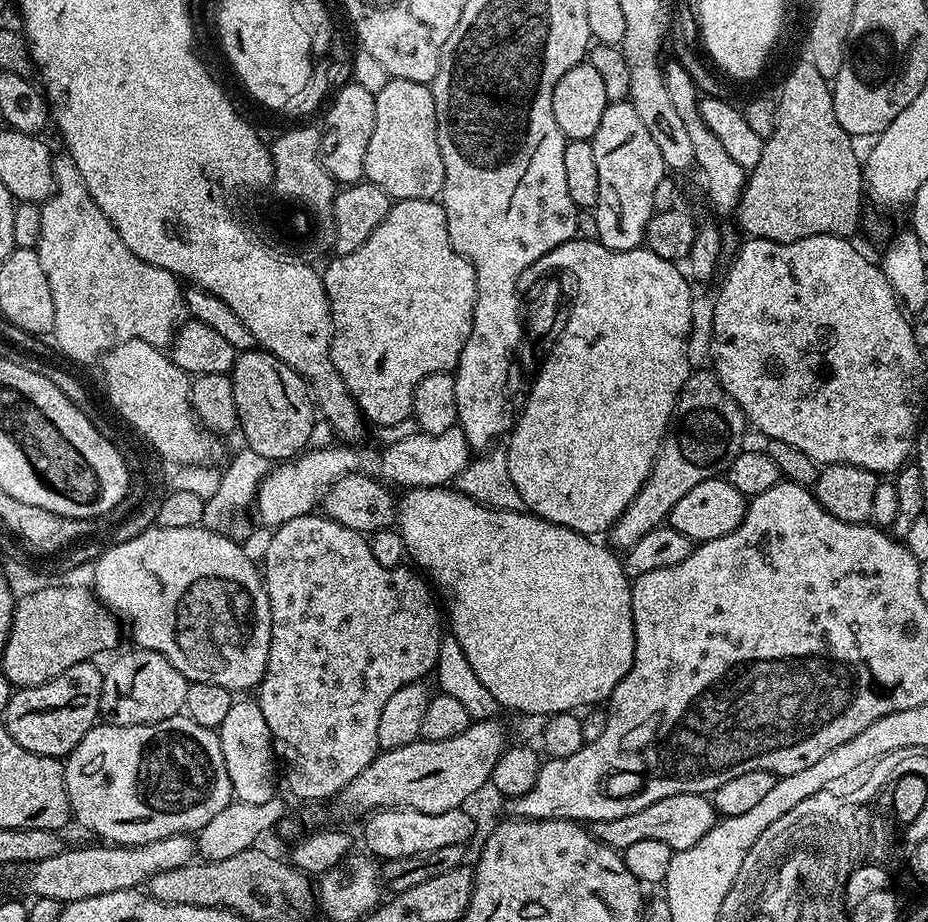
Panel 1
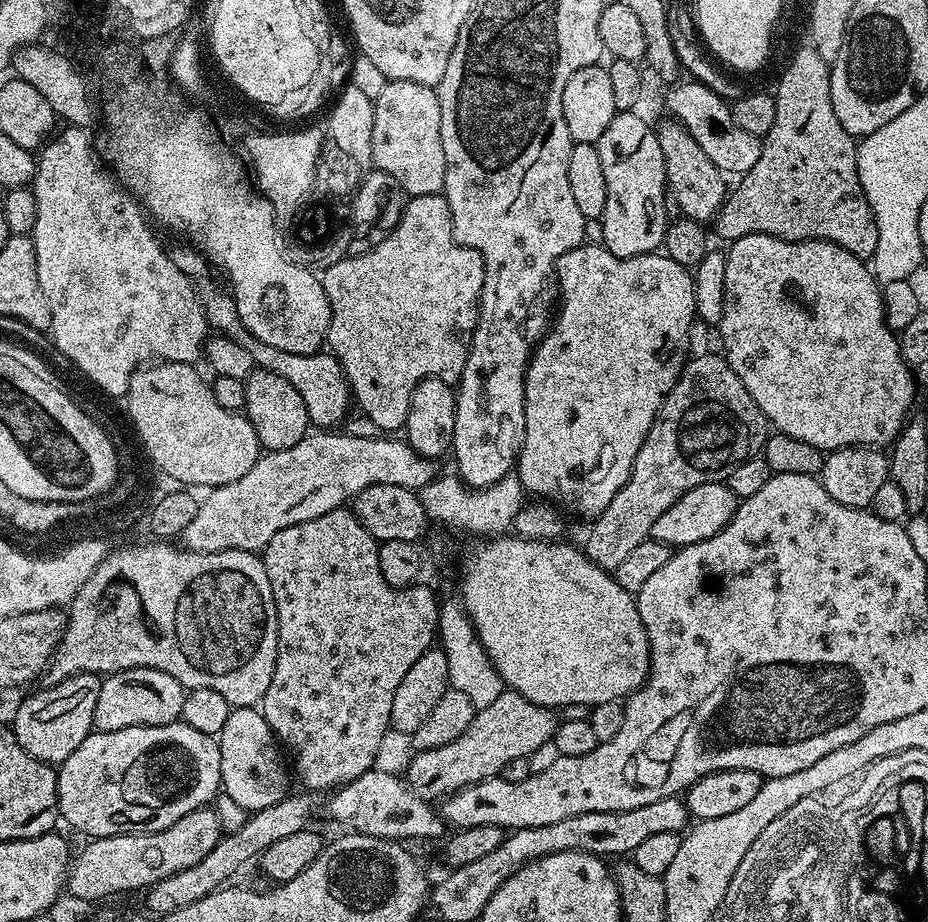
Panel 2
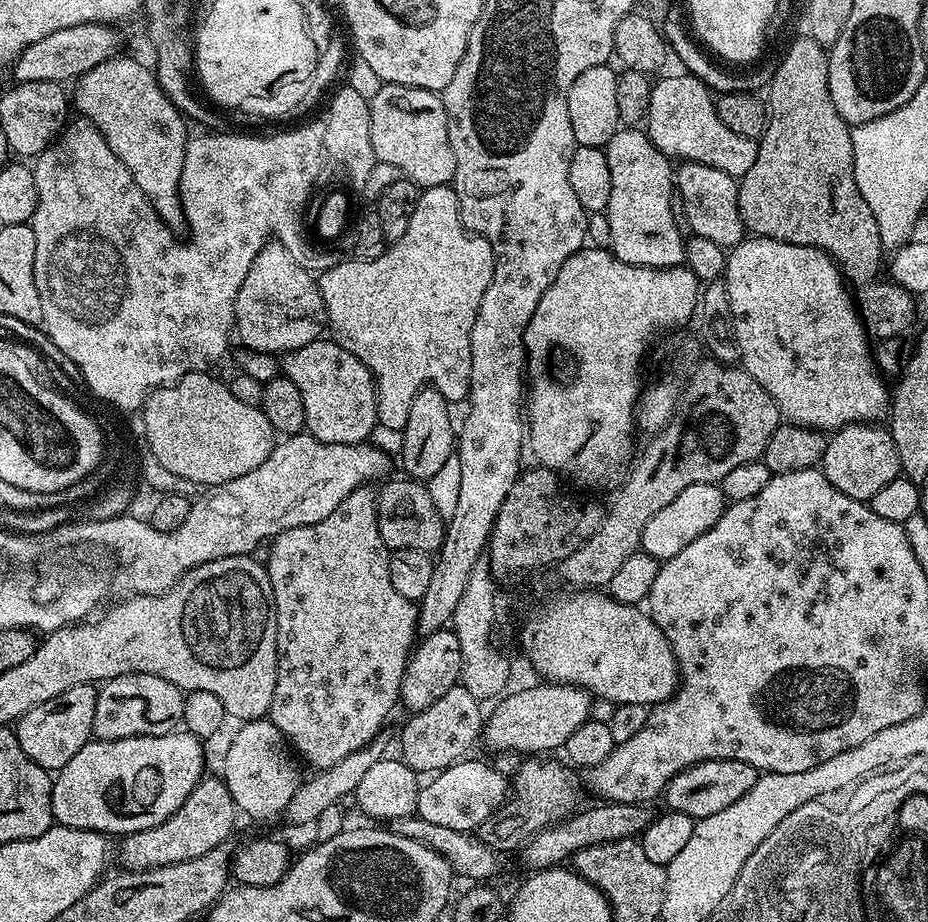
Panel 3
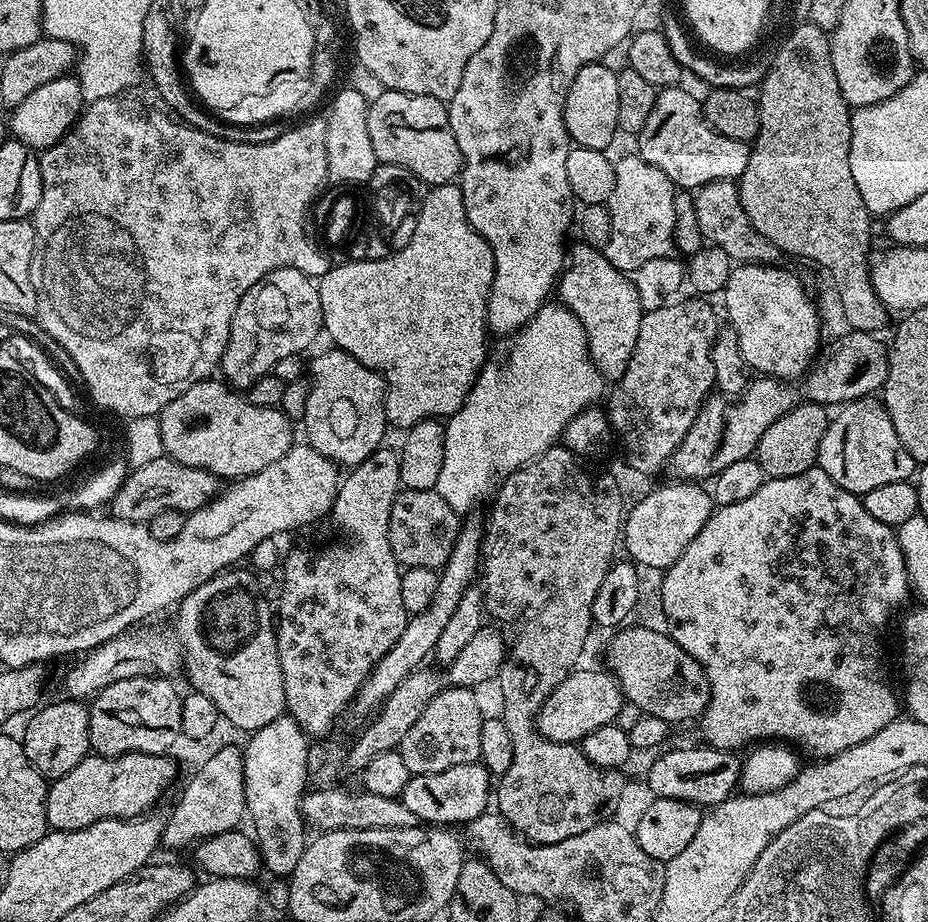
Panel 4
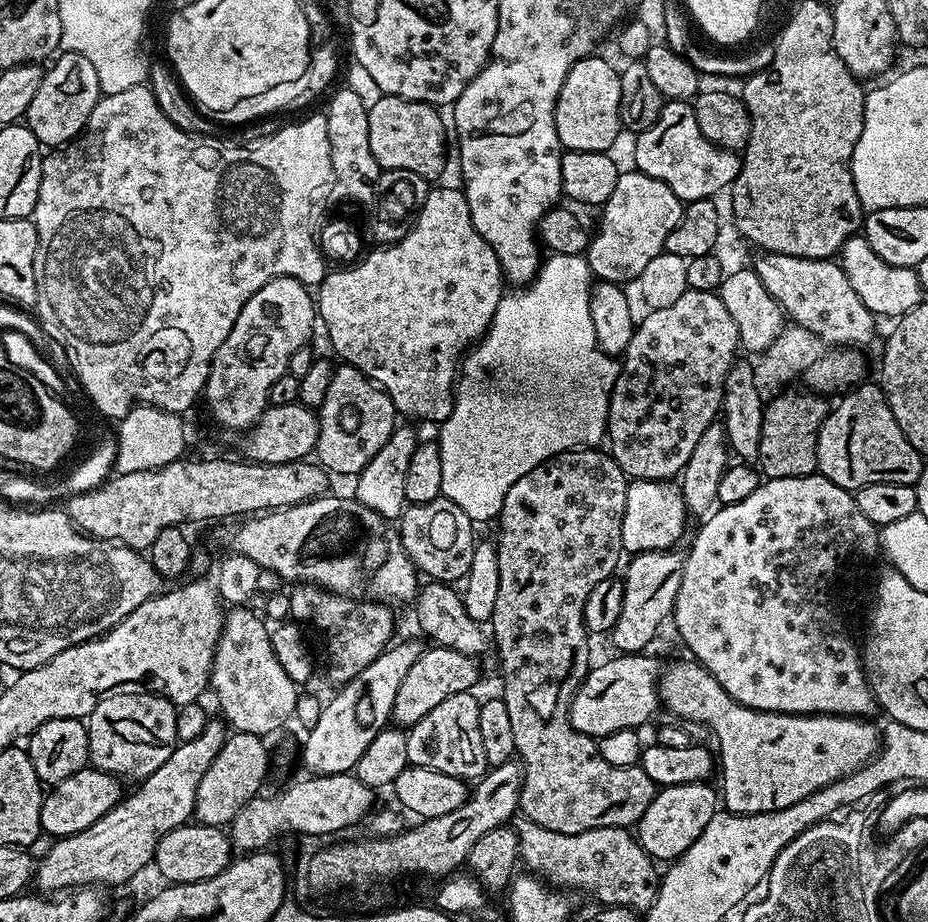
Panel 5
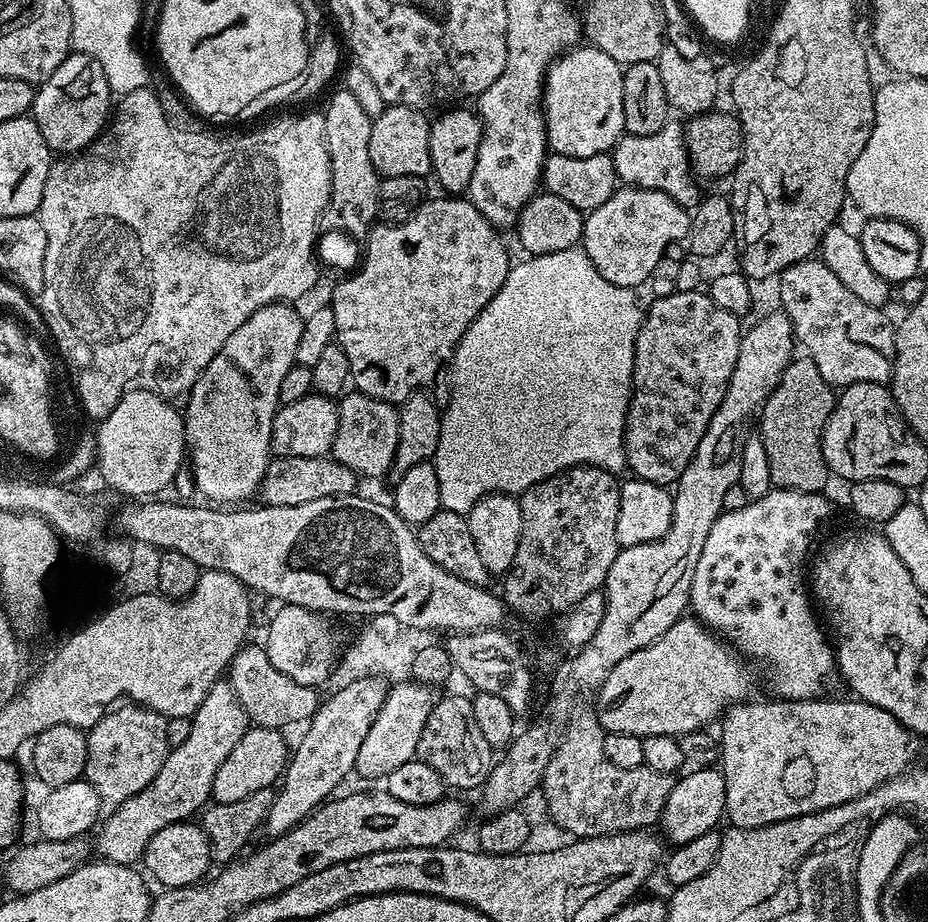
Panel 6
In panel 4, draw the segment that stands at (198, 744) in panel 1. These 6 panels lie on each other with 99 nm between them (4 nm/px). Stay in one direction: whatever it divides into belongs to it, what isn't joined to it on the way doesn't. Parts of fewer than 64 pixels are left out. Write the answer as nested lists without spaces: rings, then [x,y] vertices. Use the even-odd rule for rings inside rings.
[[[131,752],[121,756],[90,754],[70,774],[48,786],[46,818],[49,829],[58,832],[82,830],[99,820],[135,820],[160,800],[160,795],[176,780],[176,764],[168,754]]]

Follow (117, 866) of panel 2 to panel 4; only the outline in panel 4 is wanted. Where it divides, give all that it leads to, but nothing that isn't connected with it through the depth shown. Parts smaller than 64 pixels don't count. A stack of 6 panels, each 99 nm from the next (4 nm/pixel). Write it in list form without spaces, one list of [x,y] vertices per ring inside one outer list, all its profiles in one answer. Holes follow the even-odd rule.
[[[228,744],[201,762],[200,769],[189,778],[188,785],[181,790],[176,809],[165,819],[162,839],[165,849],[191,849],[206,838],[214,838],[214,834],[235,832],[241,827],[240,819],[245,819],[247,806],[243,760],[243,751]]]

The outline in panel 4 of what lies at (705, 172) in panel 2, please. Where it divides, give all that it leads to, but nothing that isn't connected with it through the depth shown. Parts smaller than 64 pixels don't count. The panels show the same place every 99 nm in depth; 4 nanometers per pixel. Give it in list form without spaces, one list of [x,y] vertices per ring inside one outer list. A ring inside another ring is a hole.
[[[719,180],[703,184],[695,191],[693,200],[698,226],[707,243],[722,248],[735,263],[773,264],[779,261],[780,251],[769,239],[755,230],[742,208],[740,190],[735,180]]]

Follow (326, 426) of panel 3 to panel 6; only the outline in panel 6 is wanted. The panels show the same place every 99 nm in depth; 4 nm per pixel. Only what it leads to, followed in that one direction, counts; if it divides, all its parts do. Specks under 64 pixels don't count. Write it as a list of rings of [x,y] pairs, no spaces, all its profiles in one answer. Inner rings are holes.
[[[355,390],[339,397],[338,407],[338,434],[332,443],[331,459],[342,462],[342,466],[350,466],[350,470],[360,478],[391,473],[398,450],[399,411],[385,400],[370,398]]]

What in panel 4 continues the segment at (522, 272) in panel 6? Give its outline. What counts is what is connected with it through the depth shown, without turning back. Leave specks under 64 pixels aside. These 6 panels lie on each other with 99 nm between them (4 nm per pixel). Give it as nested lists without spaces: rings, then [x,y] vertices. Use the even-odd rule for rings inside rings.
[[[545,302],[538,310],[538,314],[534,314],[534,318],[530,318],[530,322],[523,324],[520,331],[511,337],[510,343],[512,345],[509,346],[508,353],[505,354],[504,361],[501,364],[485,363],[480,370],[480,375],[476,377],[474,386],[470,390],[464,405],[454,415],[447,417],[444,424],[444,457],[442,458],[442,470],[438,473],[438,482],[434,491],[442,498],[446,498],[446,506],[450,506],[458,514],[468,514],[464,512],[470,511],[484,495],[487,497],[497,487],[501,478],[507,476],[509,472],[513,472],[515,468],[520,468],[523,464],[529,464],[535,456],[540,456],[547,448],[553,447],[563,437],[564,427],[578,413],[585,412],[588,408],[593,407],[597,403],[596,399],[602,394],[604,396],[606,392],[606,388],[604,390],[605,377],[600,375],[600,369],[597,368],[596,363],[592,360],[592,355],[588,352],[588,339],[584,333],[582,322],[563,304]]]

